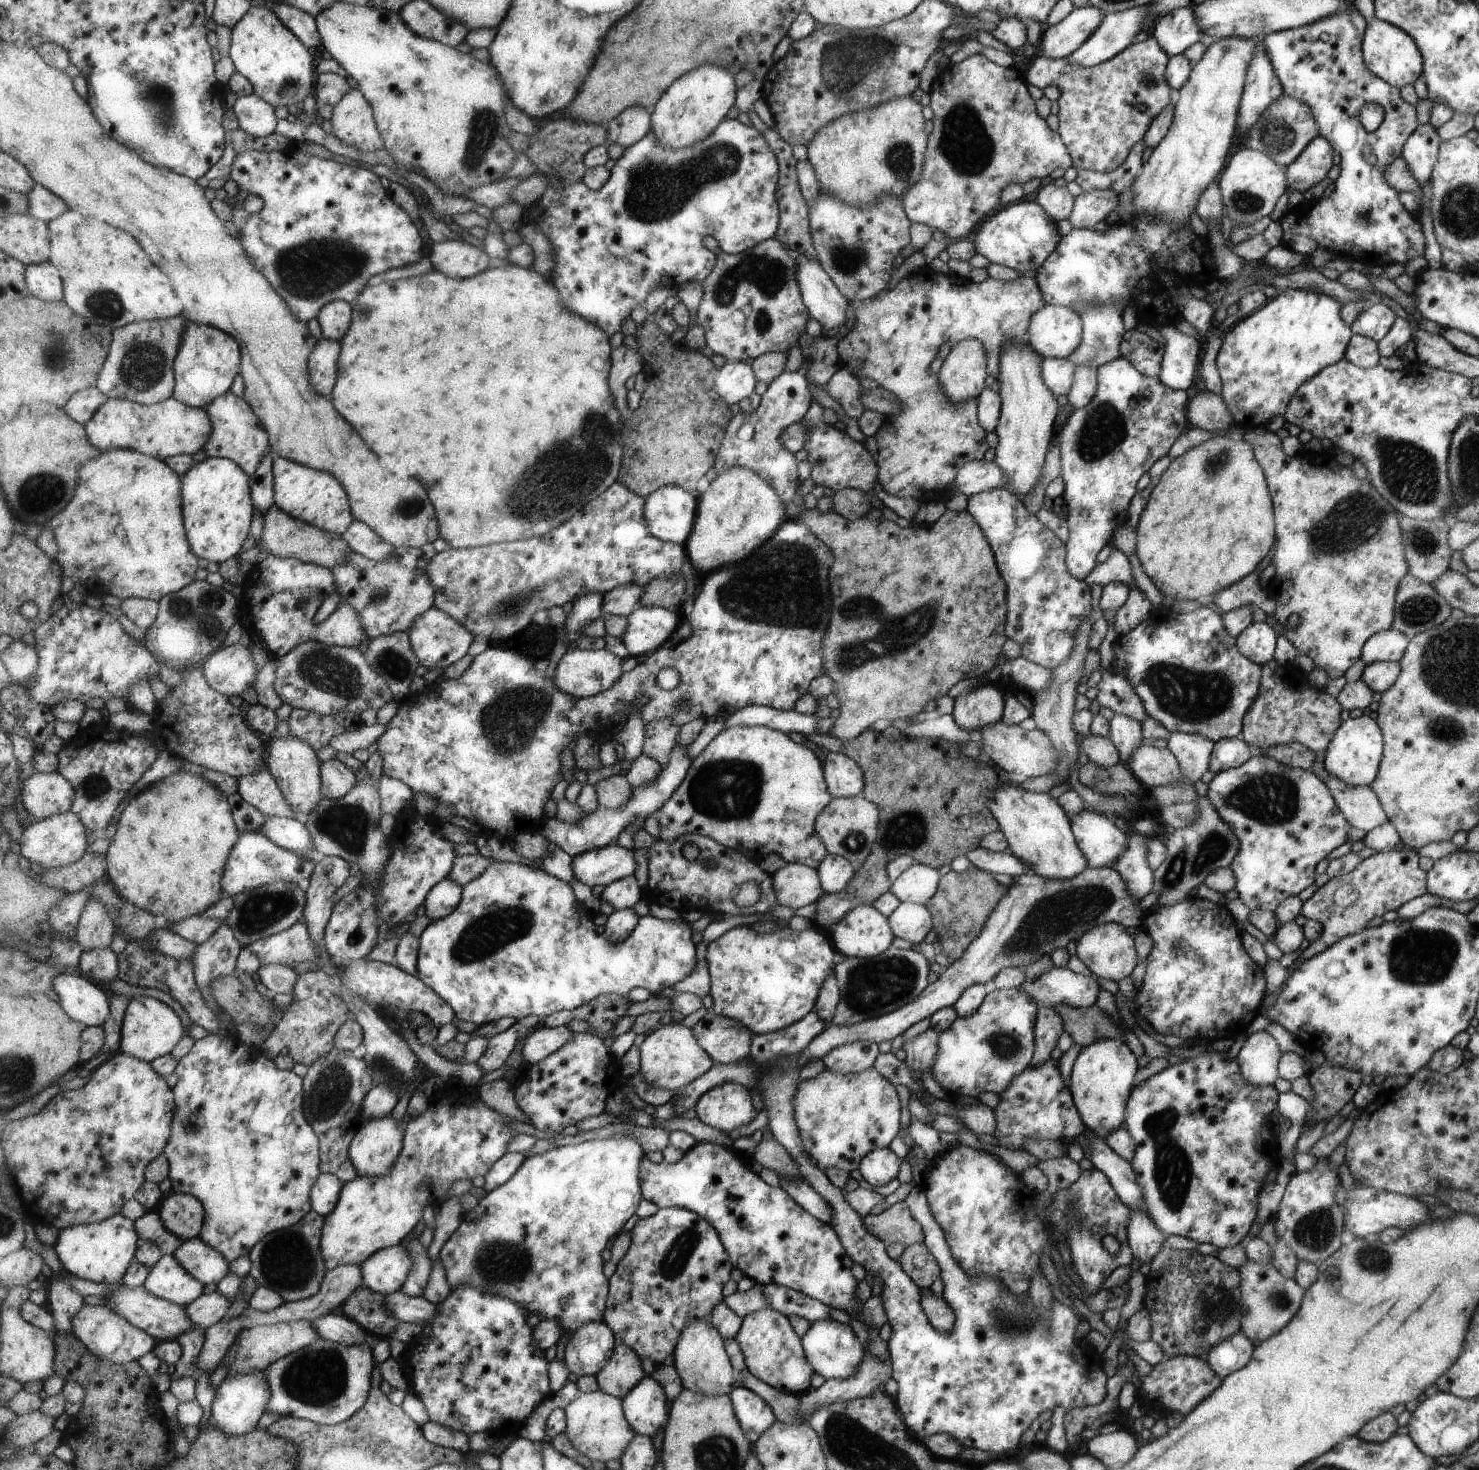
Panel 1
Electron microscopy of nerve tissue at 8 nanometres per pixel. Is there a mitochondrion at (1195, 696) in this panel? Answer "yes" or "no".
yes

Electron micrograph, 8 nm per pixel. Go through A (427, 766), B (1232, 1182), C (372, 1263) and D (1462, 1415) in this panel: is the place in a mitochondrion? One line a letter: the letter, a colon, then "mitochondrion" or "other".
A: other
B: other
C: other
D: mitochondrion

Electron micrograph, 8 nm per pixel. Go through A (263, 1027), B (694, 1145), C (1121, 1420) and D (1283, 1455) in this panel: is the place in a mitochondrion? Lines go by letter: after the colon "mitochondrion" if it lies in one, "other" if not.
A: other
B: other
C: other
D: other

